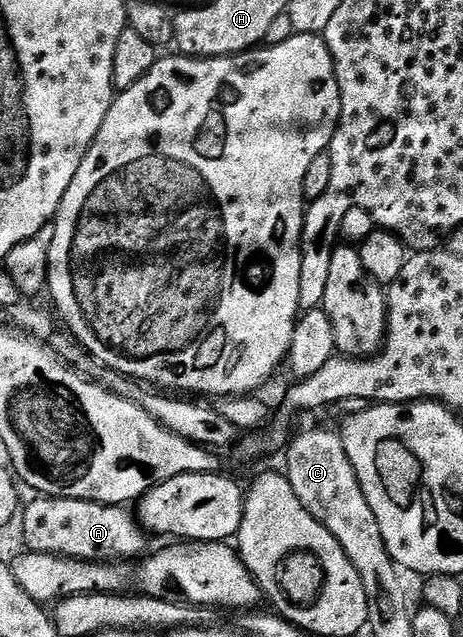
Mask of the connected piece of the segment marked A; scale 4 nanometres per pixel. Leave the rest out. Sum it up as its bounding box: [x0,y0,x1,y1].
[22,498,147,562]

